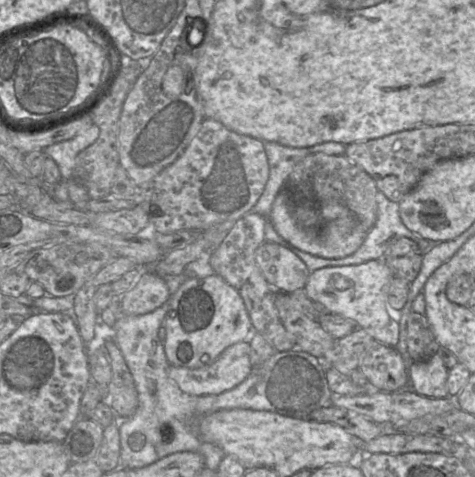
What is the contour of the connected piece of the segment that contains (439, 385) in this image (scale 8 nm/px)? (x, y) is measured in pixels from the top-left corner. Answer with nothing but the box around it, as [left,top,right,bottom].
[408,354,449,398]

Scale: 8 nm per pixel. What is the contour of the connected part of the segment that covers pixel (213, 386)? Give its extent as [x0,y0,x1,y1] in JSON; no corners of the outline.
[168,342,250,396]

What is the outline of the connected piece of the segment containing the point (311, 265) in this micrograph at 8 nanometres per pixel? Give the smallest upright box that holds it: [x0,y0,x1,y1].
[265,191,440,273]

